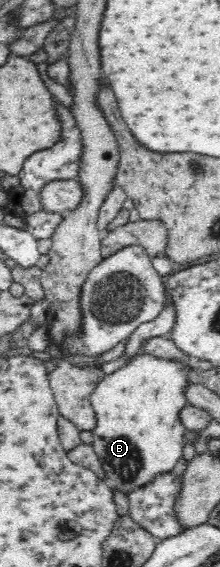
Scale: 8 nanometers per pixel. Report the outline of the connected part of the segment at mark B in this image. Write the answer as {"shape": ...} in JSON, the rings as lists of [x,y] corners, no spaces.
{"shape":[[[135,354],[126,364],[103,376],[90,395],[97,414],[92,446],[99,456],[111,487],[128,493],[150,482],[159,472],[172,470],[183,456],[188,429],[181,422],[181,409],[187,407],[187,387],[192,369],[179,358]]]}

